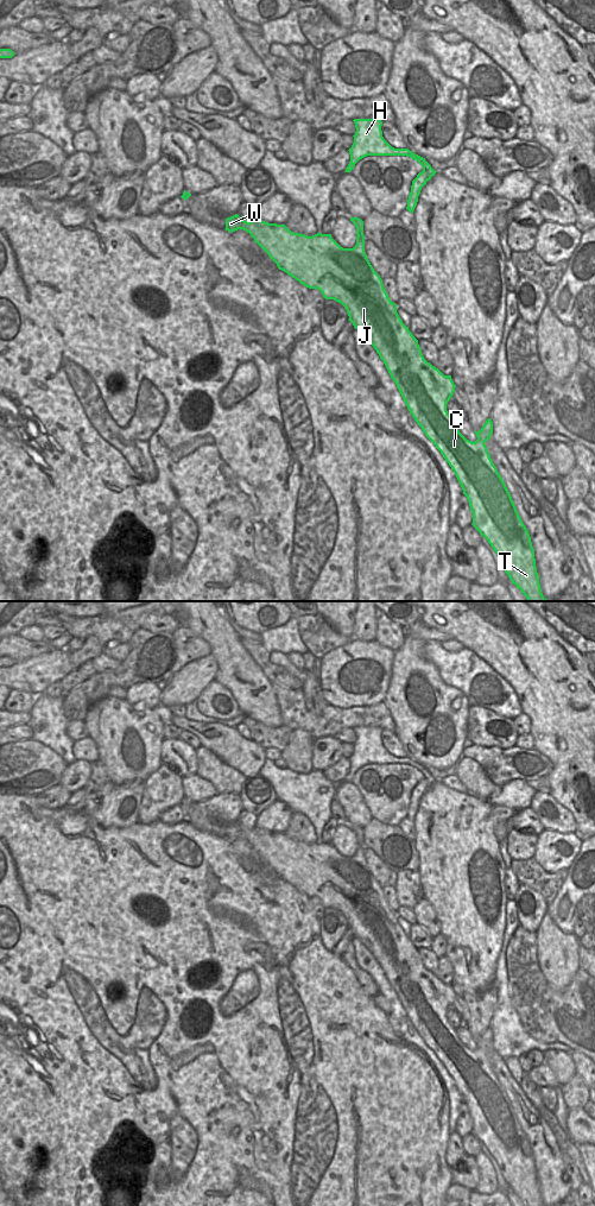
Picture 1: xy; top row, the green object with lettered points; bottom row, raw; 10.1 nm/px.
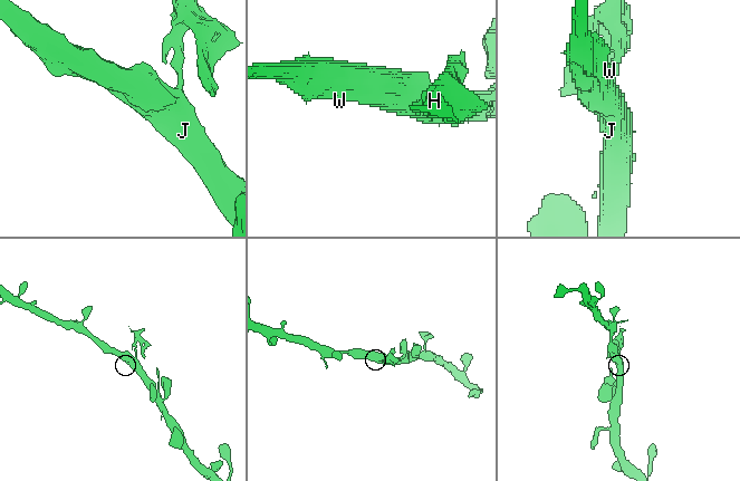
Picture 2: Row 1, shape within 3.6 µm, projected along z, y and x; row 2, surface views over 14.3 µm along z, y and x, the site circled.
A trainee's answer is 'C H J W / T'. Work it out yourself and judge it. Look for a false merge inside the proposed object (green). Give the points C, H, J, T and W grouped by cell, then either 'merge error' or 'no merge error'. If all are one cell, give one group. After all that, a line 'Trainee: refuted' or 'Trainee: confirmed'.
C J T W / H; merge error
Trainee: refuted

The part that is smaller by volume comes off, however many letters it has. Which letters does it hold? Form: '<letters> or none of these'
H

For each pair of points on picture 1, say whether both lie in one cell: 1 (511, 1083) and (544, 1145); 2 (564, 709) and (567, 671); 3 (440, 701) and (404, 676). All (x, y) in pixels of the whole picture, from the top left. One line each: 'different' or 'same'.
1: same
2: same
3: same

